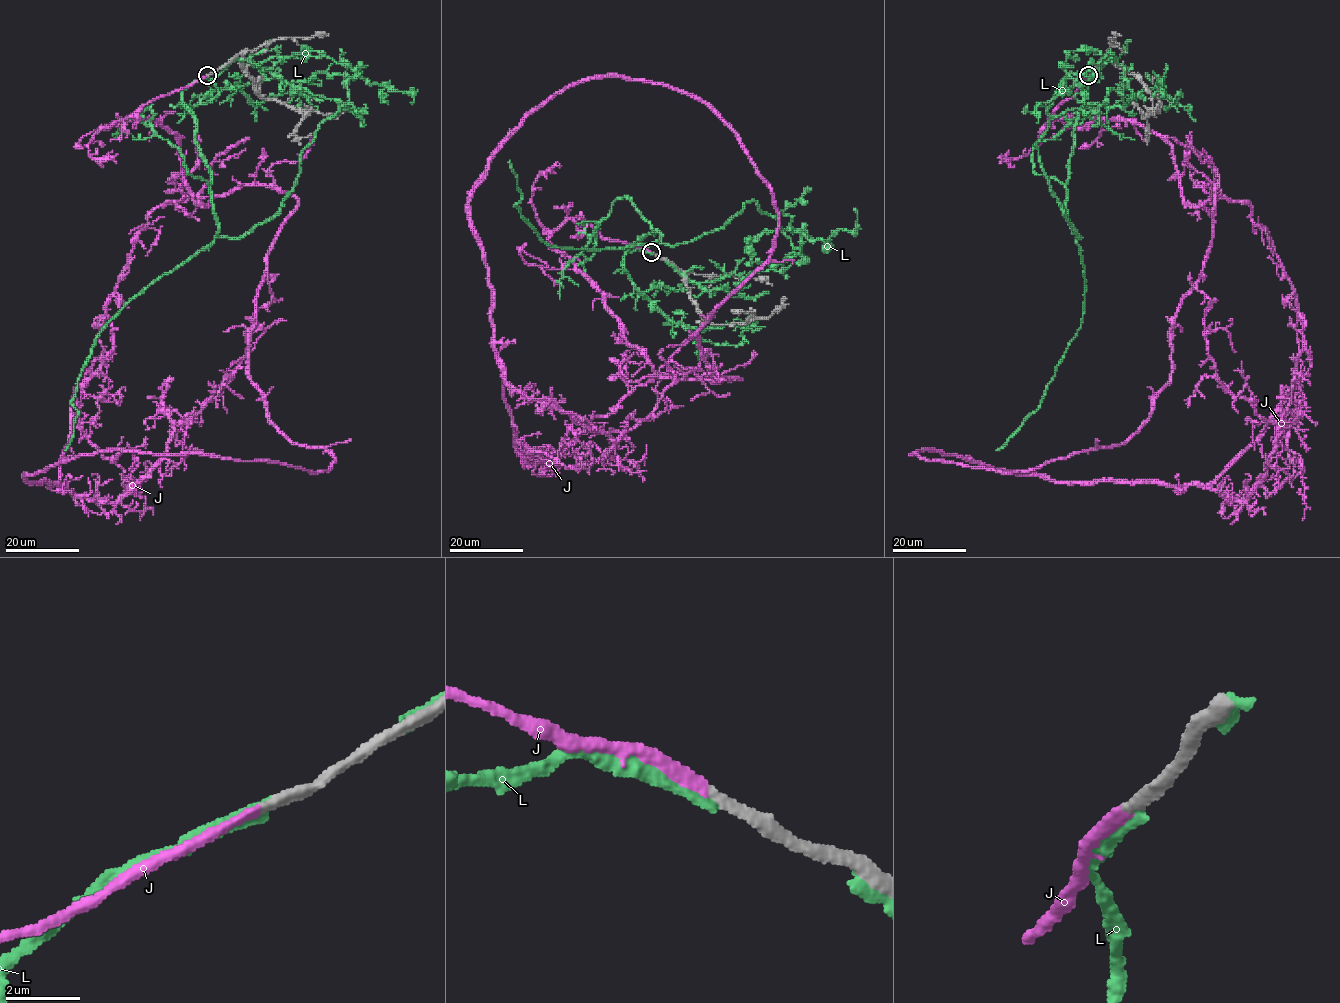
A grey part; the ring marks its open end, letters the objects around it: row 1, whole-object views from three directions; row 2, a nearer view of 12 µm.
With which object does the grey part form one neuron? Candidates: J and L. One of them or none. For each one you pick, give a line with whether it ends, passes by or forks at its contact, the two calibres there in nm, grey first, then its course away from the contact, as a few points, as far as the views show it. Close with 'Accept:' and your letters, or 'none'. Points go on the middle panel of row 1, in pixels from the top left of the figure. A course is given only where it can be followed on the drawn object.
J: It ends there. Thickness 280 nm (grey) against 280 nm. Its course: (650, 253), (549, 238), (654, 374), (555, 469), (517, 451), (502, 374), (617, 441), (709, 354)
Accept: J

